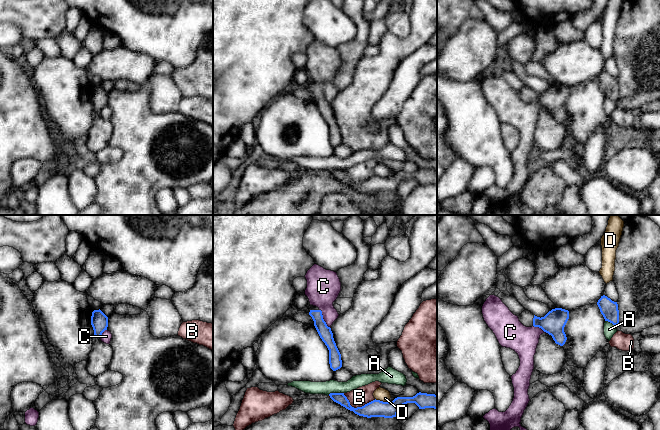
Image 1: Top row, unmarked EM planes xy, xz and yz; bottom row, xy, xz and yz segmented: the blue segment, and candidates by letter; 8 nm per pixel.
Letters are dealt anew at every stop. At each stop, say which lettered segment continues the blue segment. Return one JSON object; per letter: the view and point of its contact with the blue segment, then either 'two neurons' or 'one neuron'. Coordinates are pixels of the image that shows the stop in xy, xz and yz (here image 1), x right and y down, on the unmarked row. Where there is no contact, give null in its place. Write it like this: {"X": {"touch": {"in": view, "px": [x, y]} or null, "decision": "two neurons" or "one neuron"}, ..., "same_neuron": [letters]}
{"A": {"touch": {"in": "xz", "px": [335, 169]}, "decision": "two neurons"}, "B": {"touch": {"in": "xz", "px": [357, 183]}, "decision": "two neurons"}, "C": {"touch": {"in": "xz", "px": [323, 95]}, "decision": "two neurons"}, "D": {"touch": {"in": "xz", "px": [382, 177]}, "decision": "two neurons"}, "same_neuron": []}

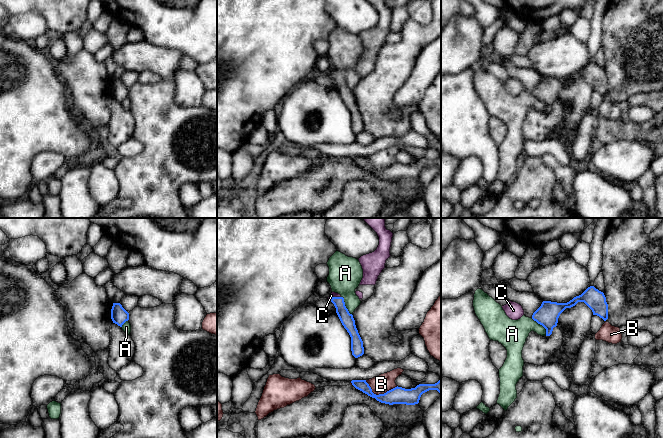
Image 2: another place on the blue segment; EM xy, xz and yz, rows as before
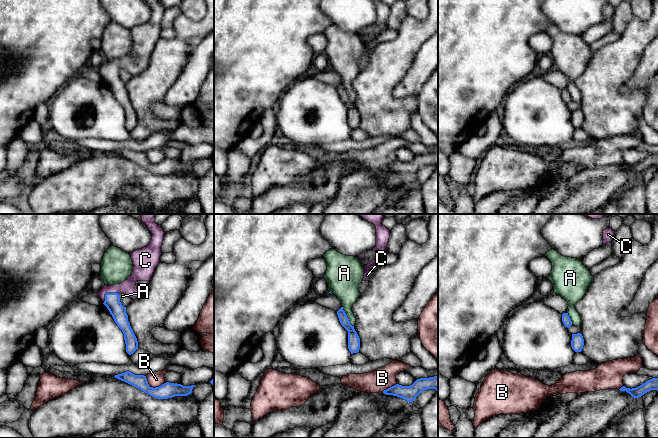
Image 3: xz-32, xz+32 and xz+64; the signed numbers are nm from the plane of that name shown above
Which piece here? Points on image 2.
{"A": {"touch": {"in": "xz", "px": [345, 82]}, "decision": "two neurons"}, "B": {"touch": {"in": "xz", "px": [379, 170]}, "decision": "two neurons"}, "C": {"touch": {"in": "xz", "px": [335, 73]}, "decision": "one neuron"}, "same_neuron": ["C"]}

